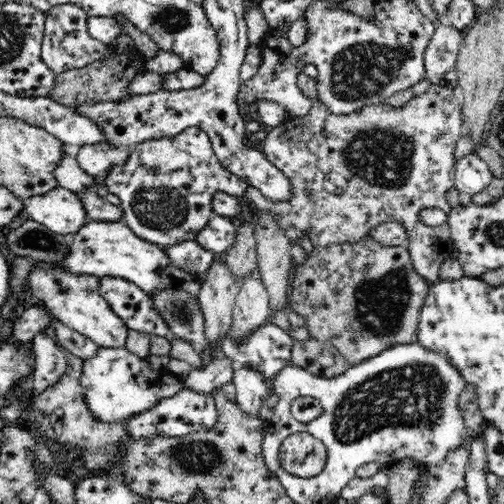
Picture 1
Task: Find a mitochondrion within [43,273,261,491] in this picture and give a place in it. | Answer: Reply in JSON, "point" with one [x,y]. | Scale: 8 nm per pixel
{"point":[202,461]}

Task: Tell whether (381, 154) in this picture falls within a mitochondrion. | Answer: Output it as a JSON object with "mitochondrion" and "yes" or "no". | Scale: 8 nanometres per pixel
{"mitochondrion":"yes"}

